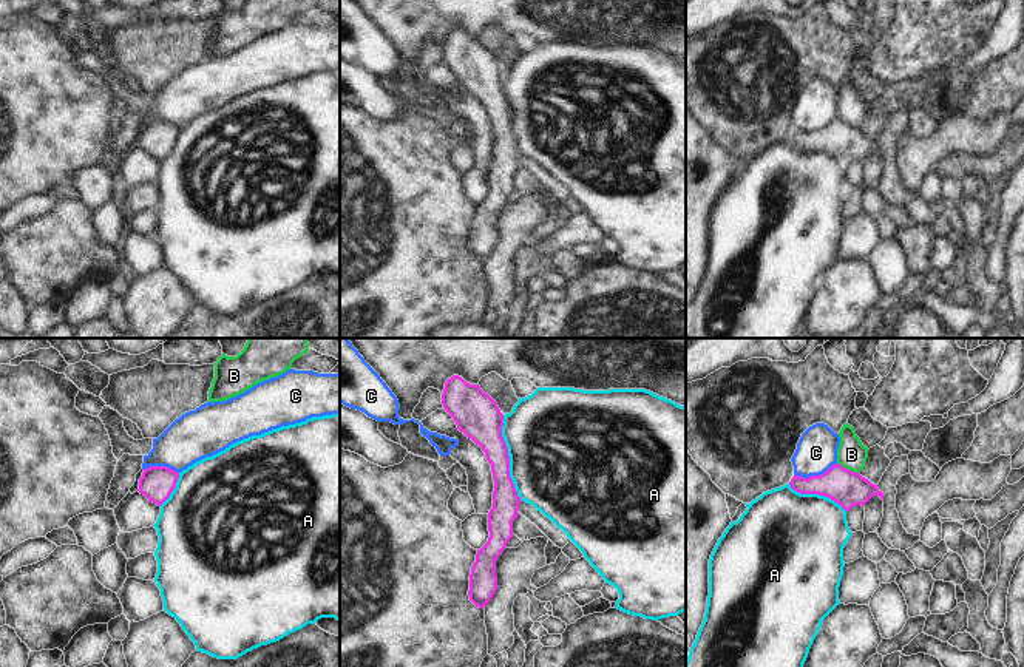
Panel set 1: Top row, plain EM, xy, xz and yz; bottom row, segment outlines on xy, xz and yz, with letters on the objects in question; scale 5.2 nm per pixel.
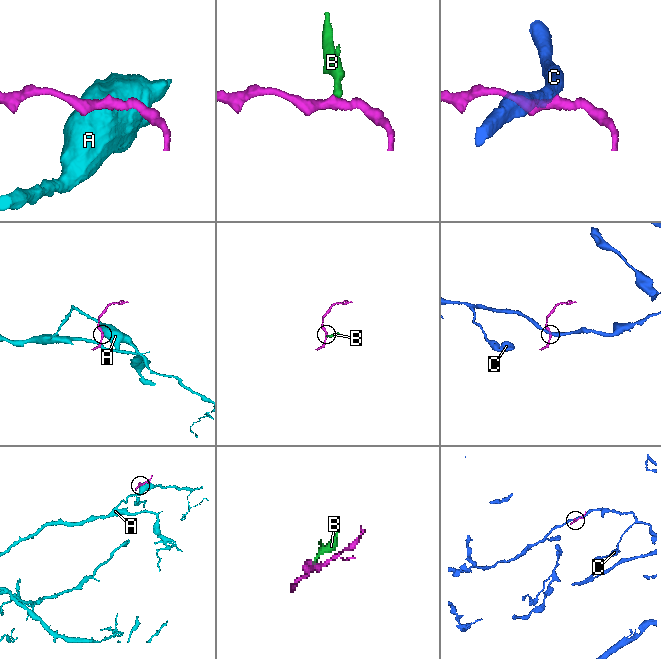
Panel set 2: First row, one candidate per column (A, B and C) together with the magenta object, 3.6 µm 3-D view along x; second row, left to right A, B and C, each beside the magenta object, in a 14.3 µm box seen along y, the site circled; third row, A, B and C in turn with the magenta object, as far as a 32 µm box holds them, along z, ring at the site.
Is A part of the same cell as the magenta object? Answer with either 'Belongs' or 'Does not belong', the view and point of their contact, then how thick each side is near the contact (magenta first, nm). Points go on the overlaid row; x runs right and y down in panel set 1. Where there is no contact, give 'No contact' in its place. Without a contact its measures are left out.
Does not belong. Touches magenta at xz (508, 459). Thickness 220 nm (magenta) against 500 nm.

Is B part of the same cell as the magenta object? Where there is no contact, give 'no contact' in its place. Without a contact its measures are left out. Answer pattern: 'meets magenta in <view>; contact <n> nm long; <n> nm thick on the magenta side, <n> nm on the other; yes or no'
meets magenta in yz; contact 130 nm long; 190 nm thick on the magenta side, 160 nm on the other; no

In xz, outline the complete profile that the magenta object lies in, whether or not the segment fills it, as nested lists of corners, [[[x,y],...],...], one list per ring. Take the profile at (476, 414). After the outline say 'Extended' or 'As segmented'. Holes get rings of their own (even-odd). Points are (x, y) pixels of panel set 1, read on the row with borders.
[[[453,375],[445,383],[442,405],[459,431],[482,448],[494,479],[493,508],[488,513],[490,537],[477,550],[468,590],[470,601],[485,608],[497,590],[496,560],[514,536],[513,522],[522,500],[510,477],[510,455],[502,437],[504,414],[497,403],[479,384]]]. As segmented.

